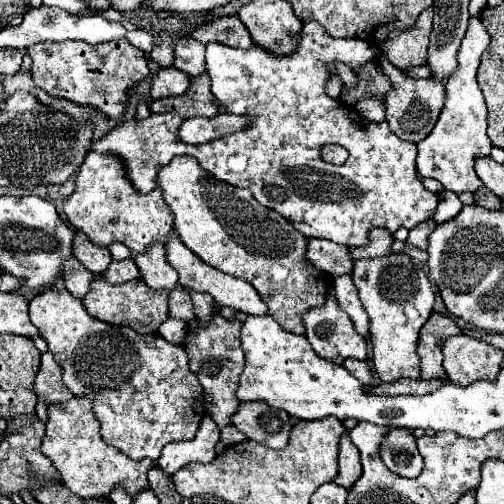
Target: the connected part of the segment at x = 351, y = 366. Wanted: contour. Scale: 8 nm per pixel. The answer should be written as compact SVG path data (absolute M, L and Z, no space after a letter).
M346 359L346 361L344 361L344 367L346 367L346 369L348 369L360 383L364 383L364 385L372 385L374 375L372 375L372 371L370 371L370 367L368 367L366 361Z

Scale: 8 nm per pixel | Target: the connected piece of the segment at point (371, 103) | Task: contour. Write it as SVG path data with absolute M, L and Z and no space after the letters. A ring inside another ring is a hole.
M366 97L356 105L356 109L370 121L384 121L384 99L380 97Z

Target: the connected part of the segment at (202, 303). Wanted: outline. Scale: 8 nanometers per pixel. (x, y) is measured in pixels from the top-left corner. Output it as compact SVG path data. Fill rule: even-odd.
M182 287L182 291L186 291L190 297L192 297L192 303L194 303L194 313L196 317L206 323L210 319L210 313L212 313L212 307L214 307L214 299L210 299L210 295L202 293L202 291L188 291Z

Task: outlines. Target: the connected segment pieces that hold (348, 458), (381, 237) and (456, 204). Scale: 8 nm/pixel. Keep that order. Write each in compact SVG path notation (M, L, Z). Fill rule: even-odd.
M348 431L340 437L340 455L338 455L338 475L334 483L350 489L350 483L362 475L360 467L360 451L358 447L350 441Z
M374 229L370 231L370 239L366 247L354 247L350 249L352 259L368 259L368 257L384 257L390 253L394 243L394 235L386 229Z
M442 191L440 193L440 205L436 209L434 221L436 223L444 223L444 221L456 217L460 209L462 209L462 201L458 199L458 195L452 193L452 191Z

